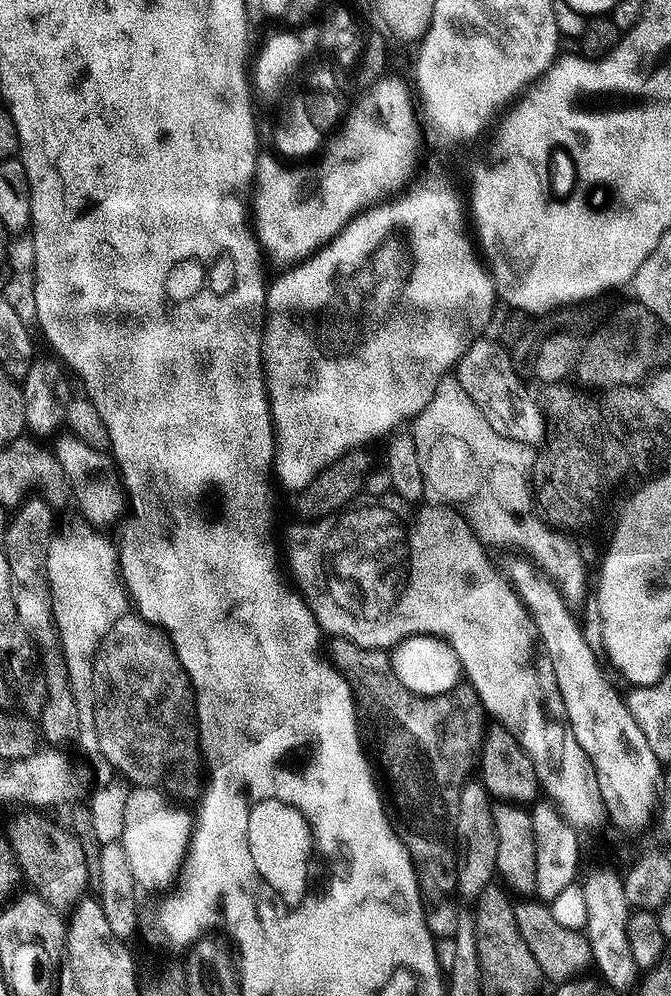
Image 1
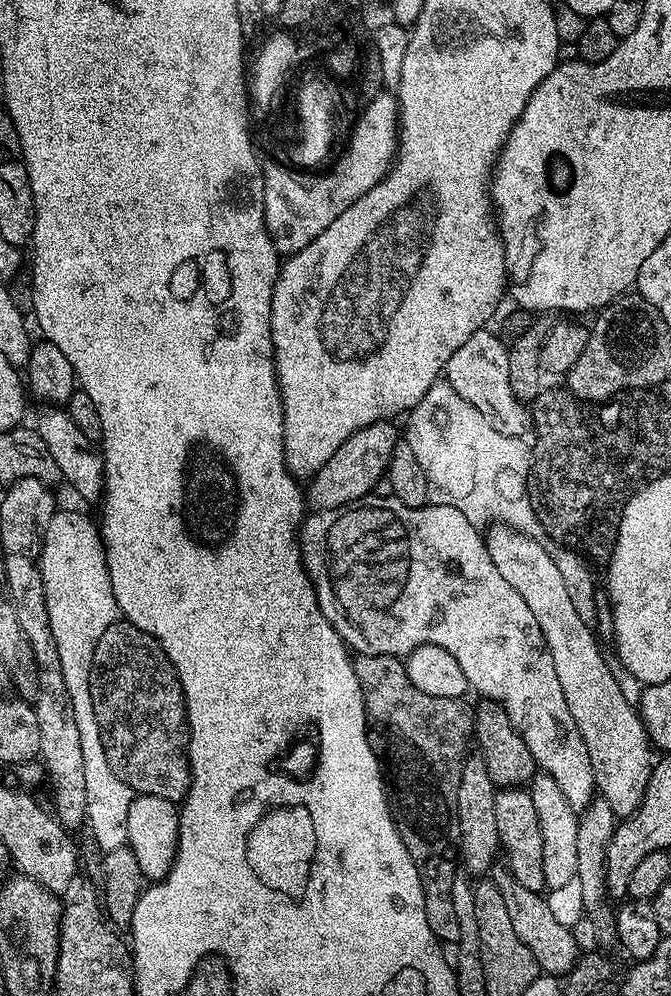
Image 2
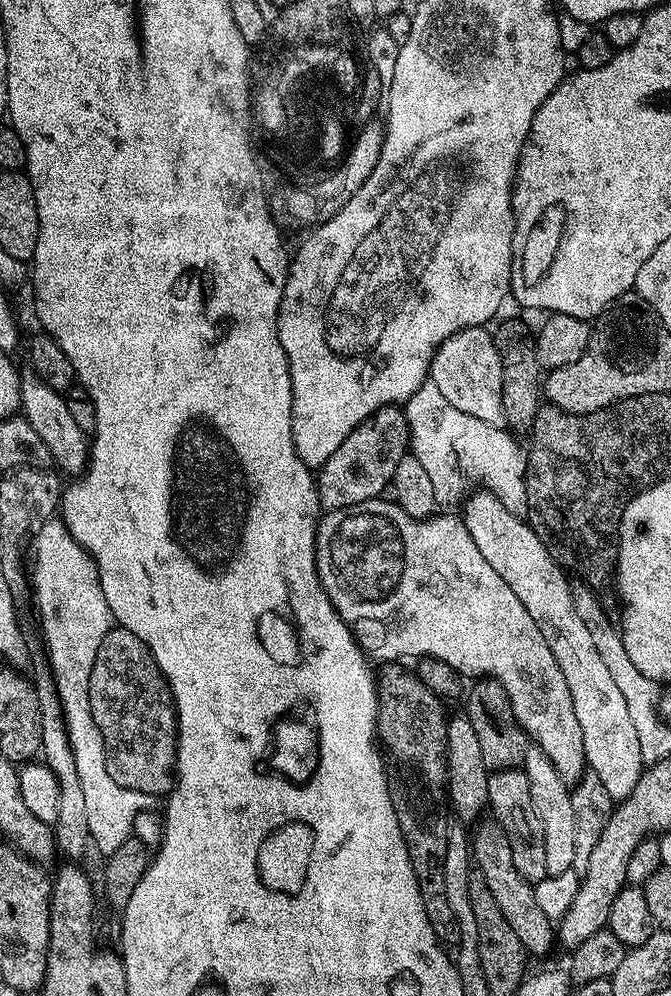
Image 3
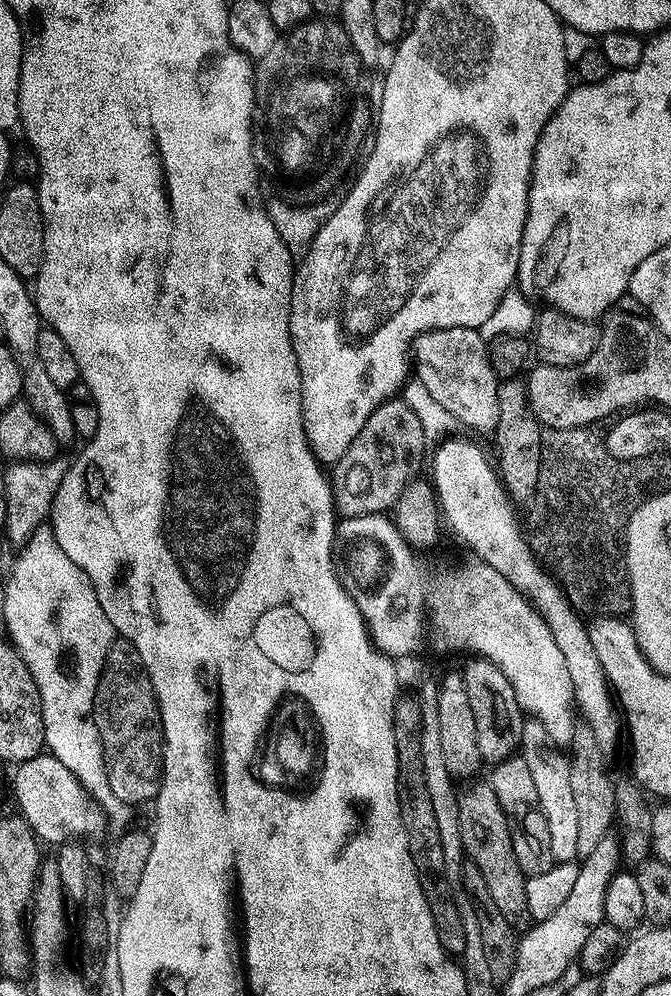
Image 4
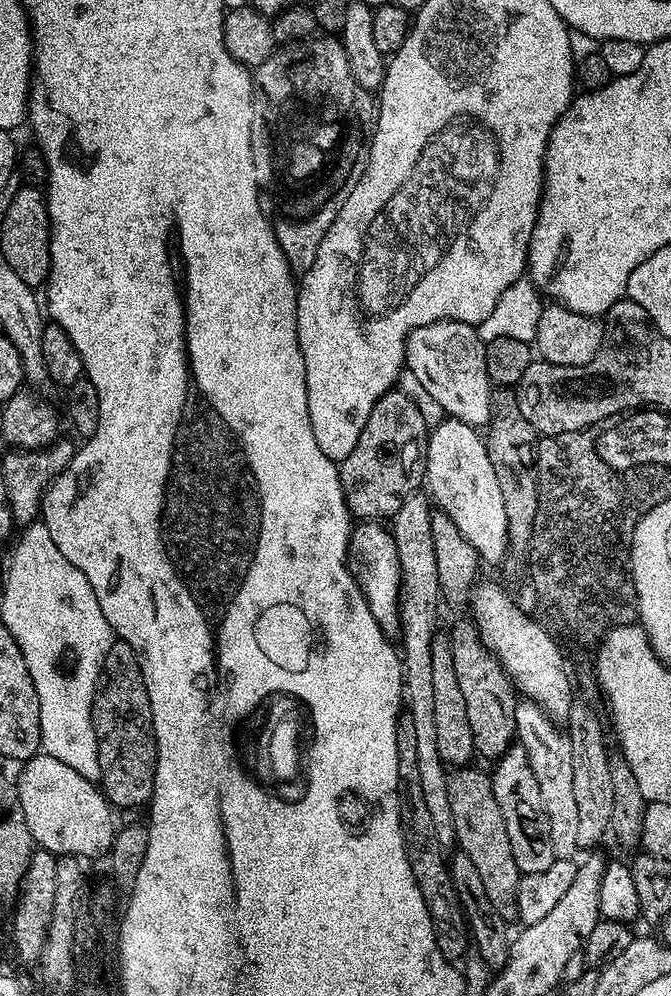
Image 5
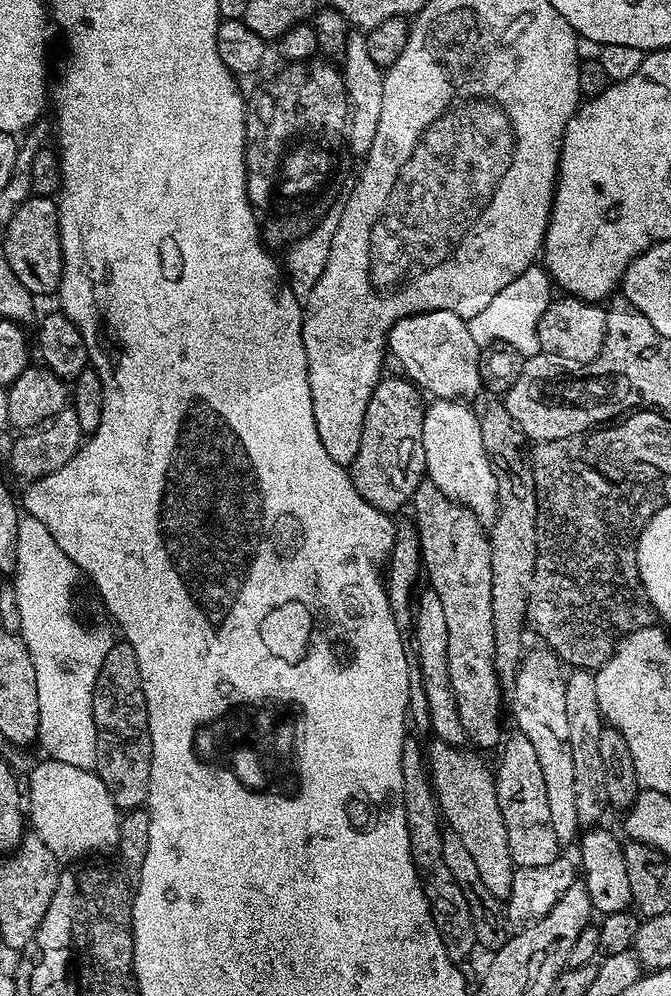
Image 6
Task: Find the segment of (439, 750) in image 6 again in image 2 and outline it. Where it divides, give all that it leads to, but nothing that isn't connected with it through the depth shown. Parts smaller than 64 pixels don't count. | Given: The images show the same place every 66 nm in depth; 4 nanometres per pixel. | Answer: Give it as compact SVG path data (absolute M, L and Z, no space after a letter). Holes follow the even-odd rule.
M493 867L490 879L502 893L502 898L506 901L506 910L514 921L514 930L518 933L518 938L522 938L522 943L529 948L530 954L534 954L534 962L538 962L541 973L557 978L567 976L582 952L582 948L576 945L576 940L572 937L573 929L562 926L554 919L554 913L541 893L526 890L526 886L518 886L516 879L508 873L507 867Z

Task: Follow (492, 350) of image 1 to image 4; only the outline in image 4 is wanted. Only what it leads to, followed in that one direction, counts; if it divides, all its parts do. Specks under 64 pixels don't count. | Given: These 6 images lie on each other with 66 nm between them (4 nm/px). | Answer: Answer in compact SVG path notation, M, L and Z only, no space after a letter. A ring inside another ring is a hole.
M439 328L433 332L424 332L414 345L414 376L430 390L434 402L446 406L453 421L465 424L476 432L491 433L498 422L498 386L500 380L492 369L488 356L488 343L474 328Z

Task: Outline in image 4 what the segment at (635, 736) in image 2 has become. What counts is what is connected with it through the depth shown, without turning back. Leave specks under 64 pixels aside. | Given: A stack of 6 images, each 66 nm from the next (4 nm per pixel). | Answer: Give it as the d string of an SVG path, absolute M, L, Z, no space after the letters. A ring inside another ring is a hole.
M445 439L437 447L441 448L434 456L432 476L430 475L431 483L436 489L436 499L440 501L443 523L447 527L449 524L453 534L460 536L461 542L472 551L469 553L475 559L494 566L494 570L498 570L498 574L506 577L528 599L529 604L536 609L536 613L544 619L546 626L550 628L550 634L554 634L554 642L557 644L558 650L562 650L562 659L566 661L566 670L570 670L570 686L574 686L575 707L578 709L583 723L588 725L596 741L605 749L610 750L619 742L620 736L622 740L622 716L618 711L614 693L608 686L606 674L602 670L602 662L598 662L598 654L594 654L594 645L590 642L587 623L583 619L580 621L581 613L573 608L571 602L568 601L563 587L557 583L552 573L532 553L532 548L522 531L521 521L520 524L516 521L516 516L508 504L509 495L506 493L505 485L494 469L493 463L491 466L476 445L470 444L466 440L452 439Z

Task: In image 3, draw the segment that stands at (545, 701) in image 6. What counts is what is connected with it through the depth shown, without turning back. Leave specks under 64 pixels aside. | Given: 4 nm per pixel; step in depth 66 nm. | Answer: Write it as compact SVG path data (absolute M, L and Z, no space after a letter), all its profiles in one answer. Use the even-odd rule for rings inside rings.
M528 747L522 767L526 778L530 778L530 798L534 798L534 810L538 810L538 818L542 818L542 834L546 834L546 870L549 876L562 874L562 870L572 868L576 845L572 788L540 747Z

